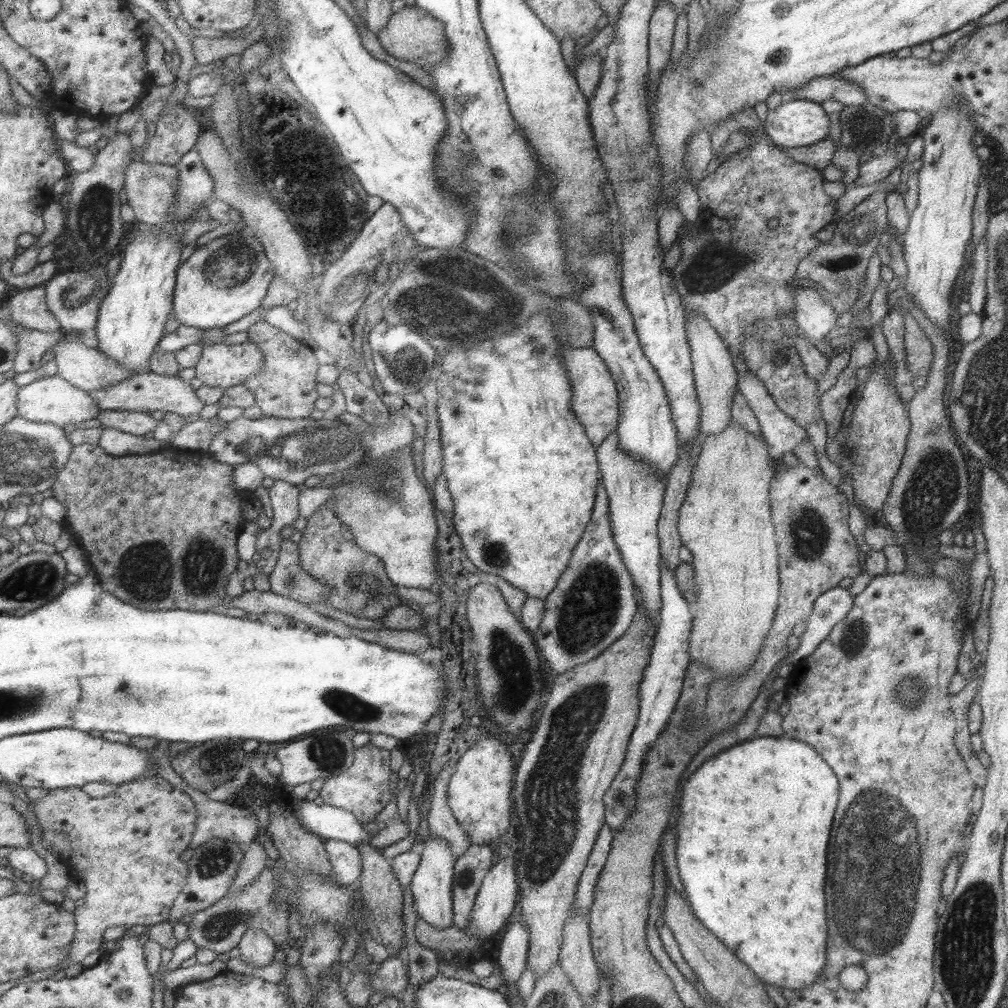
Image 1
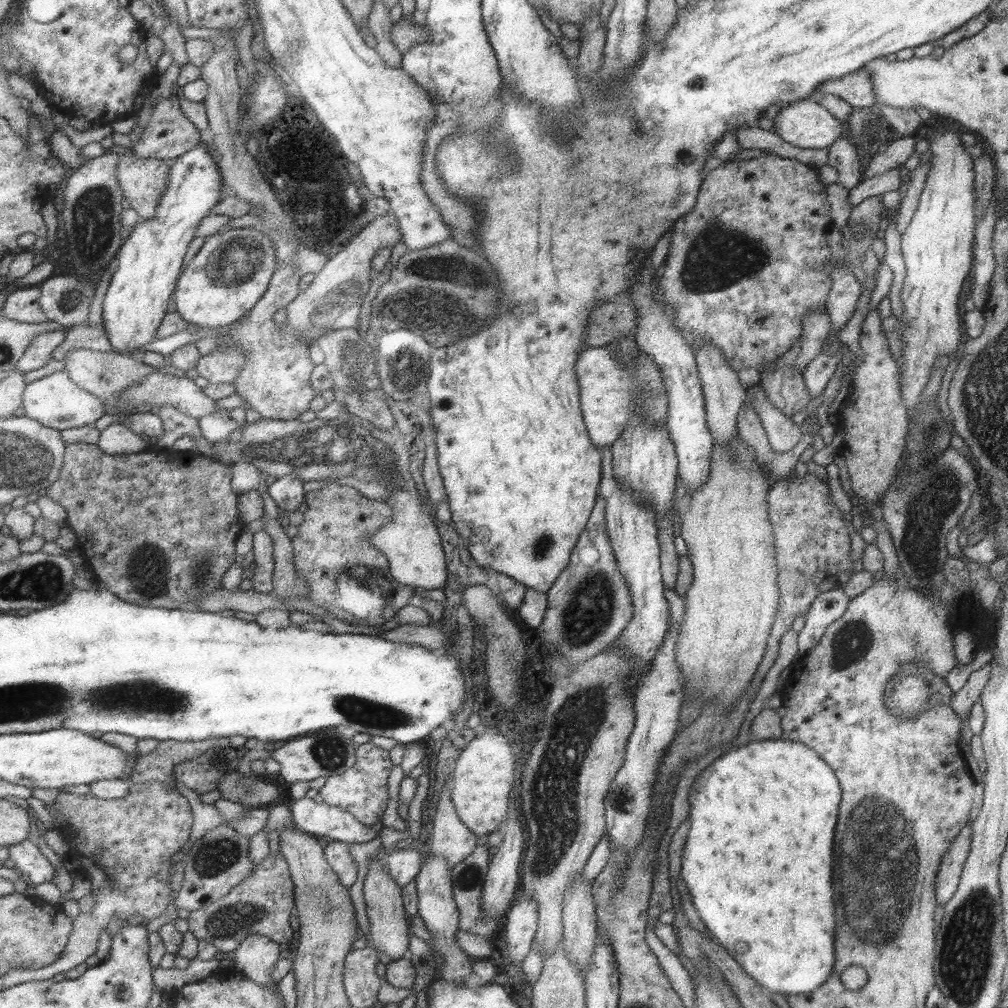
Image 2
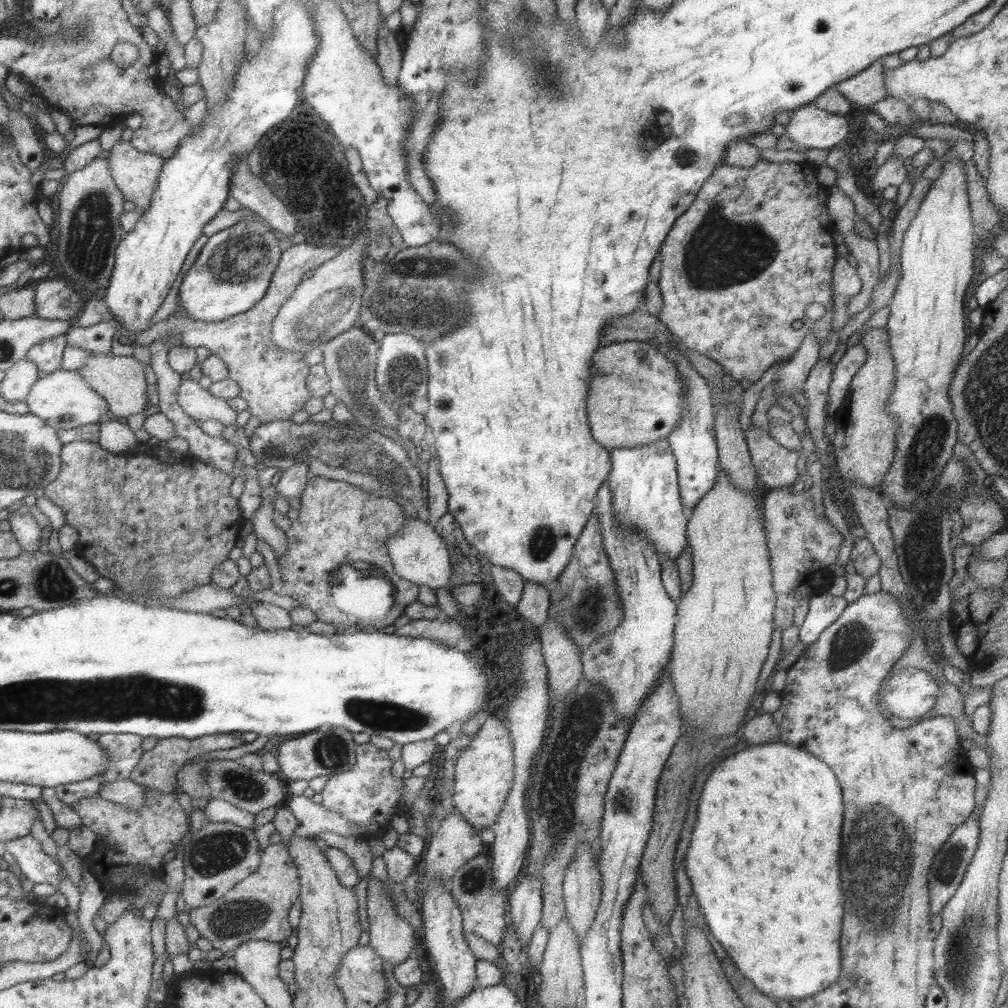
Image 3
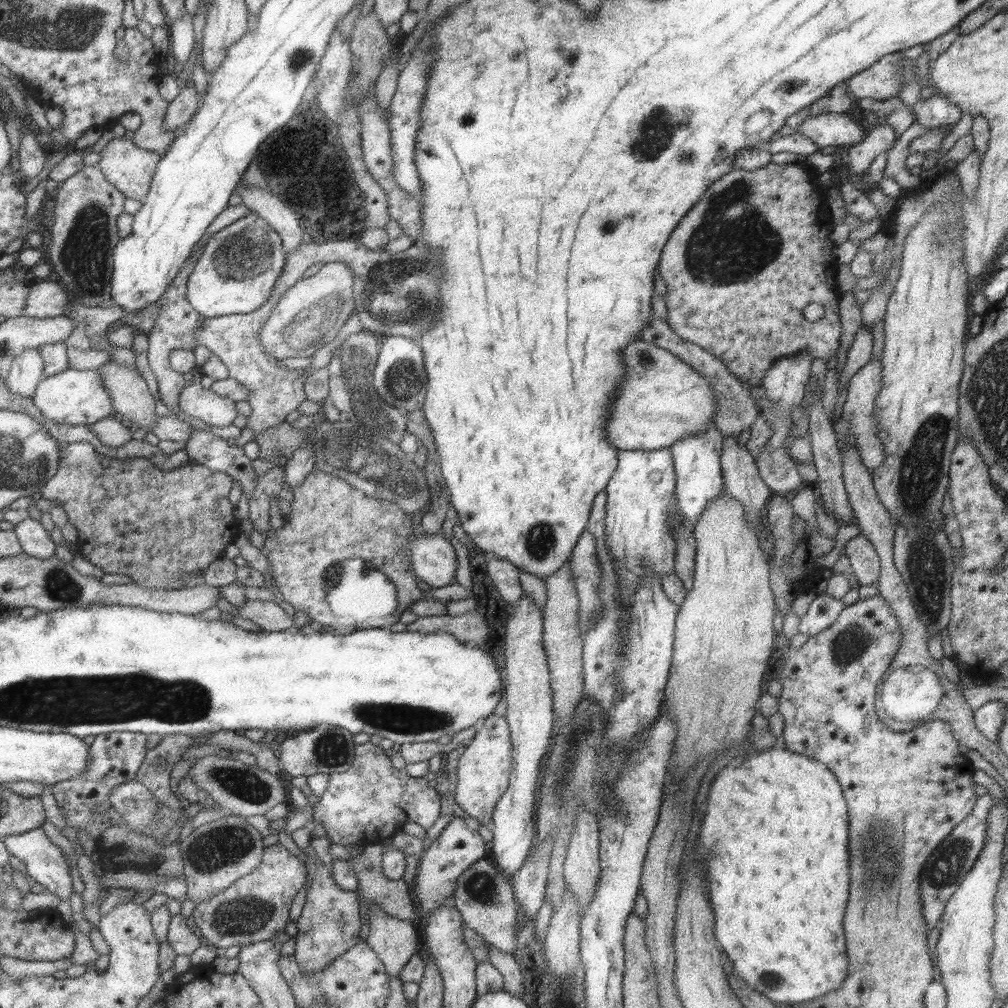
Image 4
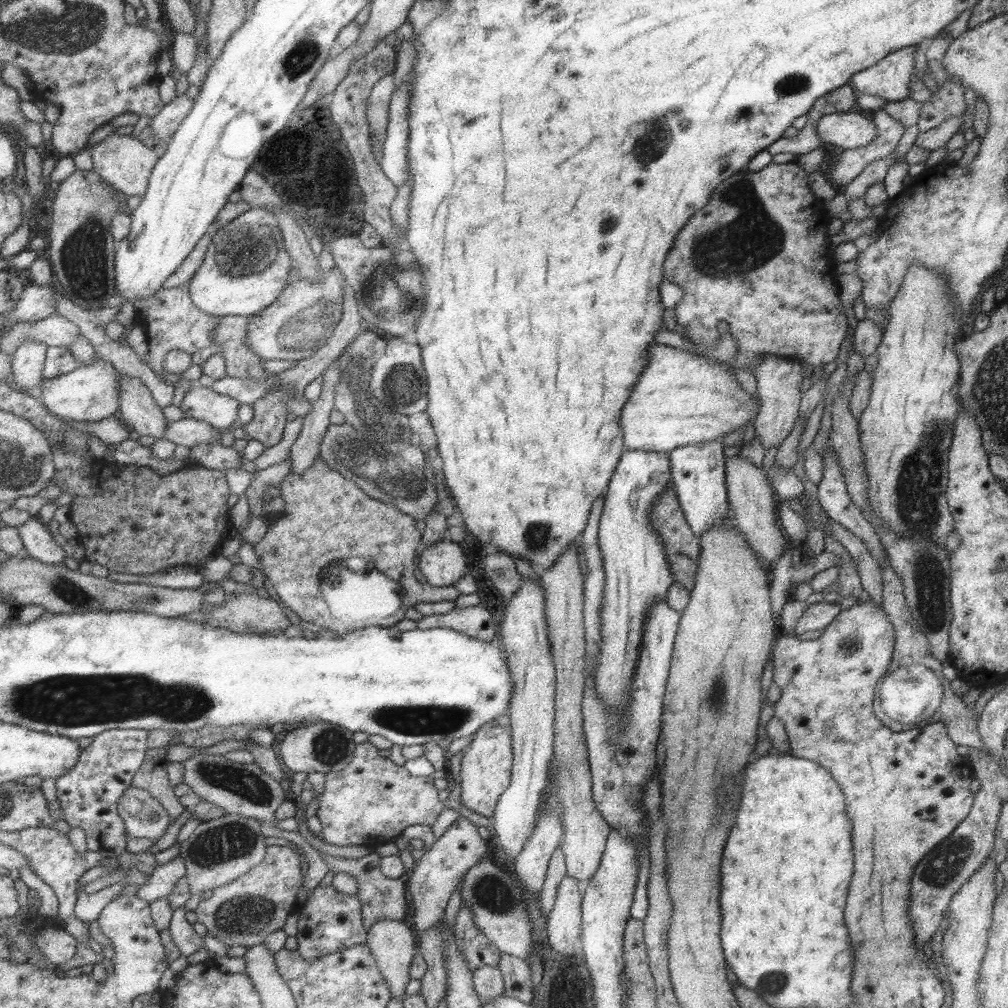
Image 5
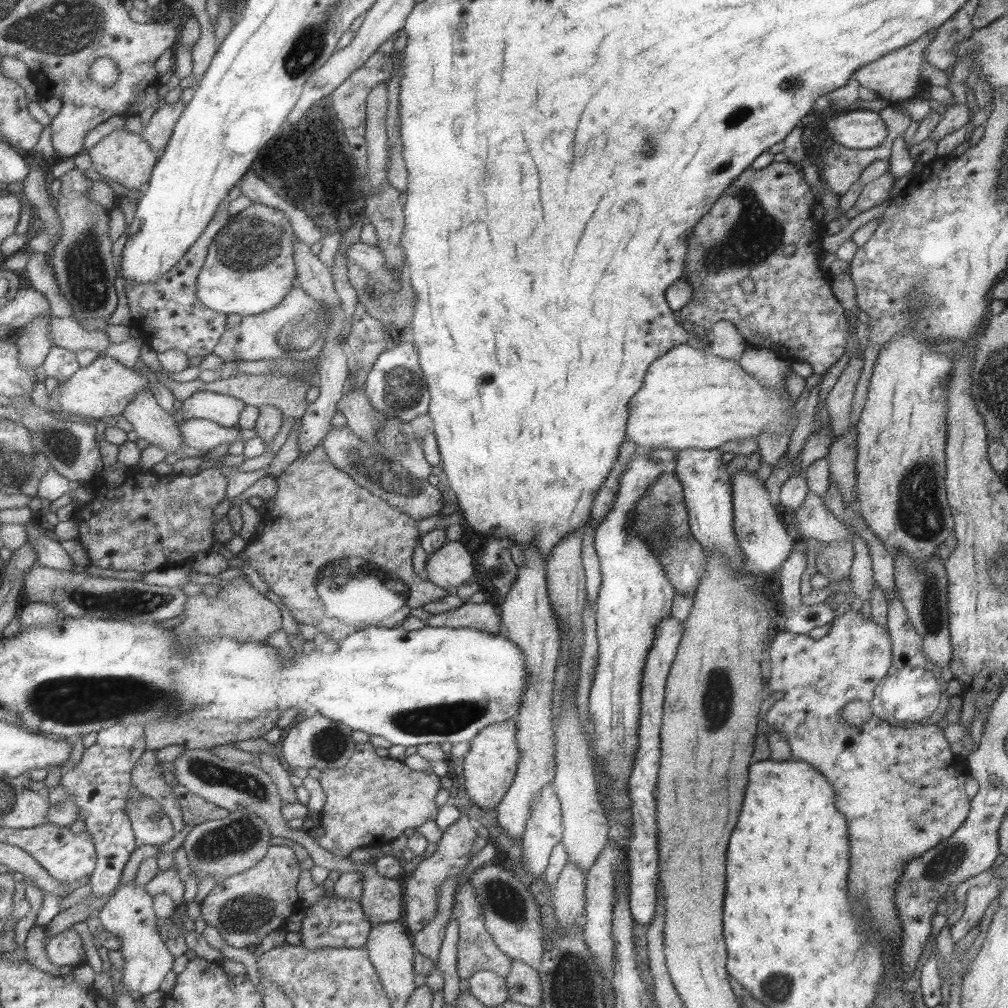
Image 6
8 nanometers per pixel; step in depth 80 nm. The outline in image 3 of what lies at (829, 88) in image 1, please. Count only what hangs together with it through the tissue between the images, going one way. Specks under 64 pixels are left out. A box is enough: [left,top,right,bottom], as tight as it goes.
[835,60,887,107]

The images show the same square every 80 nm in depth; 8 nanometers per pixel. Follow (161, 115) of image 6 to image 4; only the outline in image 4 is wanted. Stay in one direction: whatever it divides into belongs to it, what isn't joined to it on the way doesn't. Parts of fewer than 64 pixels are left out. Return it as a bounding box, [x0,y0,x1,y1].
[164,86,200,136]

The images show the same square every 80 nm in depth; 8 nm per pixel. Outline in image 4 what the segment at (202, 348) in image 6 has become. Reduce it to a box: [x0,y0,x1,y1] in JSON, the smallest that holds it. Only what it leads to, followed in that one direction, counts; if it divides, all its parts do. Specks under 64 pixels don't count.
[147,248,205,415]

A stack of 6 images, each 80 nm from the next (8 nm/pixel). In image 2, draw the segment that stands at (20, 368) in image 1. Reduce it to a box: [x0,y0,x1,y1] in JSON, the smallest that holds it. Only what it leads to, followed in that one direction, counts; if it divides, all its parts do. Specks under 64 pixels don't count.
[16,330,67,372]

